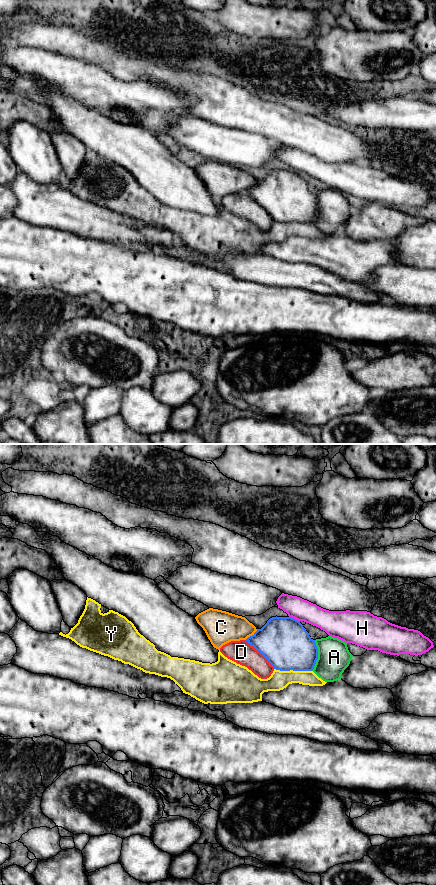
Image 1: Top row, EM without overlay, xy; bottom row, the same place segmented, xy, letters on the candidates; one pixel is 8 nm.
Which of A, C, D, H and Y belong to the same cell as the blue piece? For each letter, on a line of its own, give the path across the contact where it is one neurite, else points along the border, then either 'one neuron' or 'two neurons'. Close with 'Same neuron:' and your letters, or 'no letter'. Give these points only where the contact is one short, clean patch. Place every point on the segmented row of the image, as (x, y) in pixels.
A: two neurons
C: two neurons
D: one neuron
H: two neurons
Y: two neurons
Same neuron: D

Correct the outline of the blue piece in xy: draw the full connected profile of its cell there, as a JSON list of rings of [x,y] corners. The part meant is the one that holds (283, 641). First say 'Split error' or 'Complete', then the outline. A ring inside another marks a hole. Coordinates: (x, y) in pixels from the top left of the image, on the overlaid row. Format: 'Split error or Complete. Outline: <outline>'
Split error. Outline: [[[272,617],[252,636],[231,641],[220,652],[261,679],[269,678],[275,669],[312,671],[318,659],[315,640],[292,617]]]

